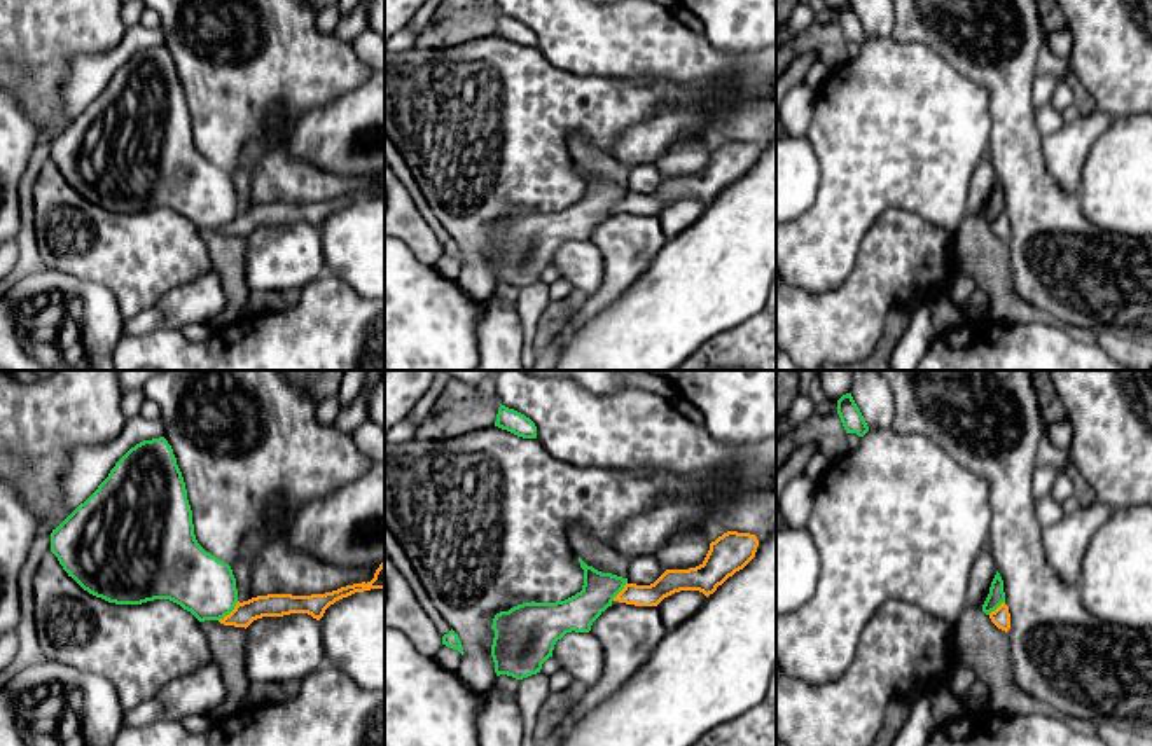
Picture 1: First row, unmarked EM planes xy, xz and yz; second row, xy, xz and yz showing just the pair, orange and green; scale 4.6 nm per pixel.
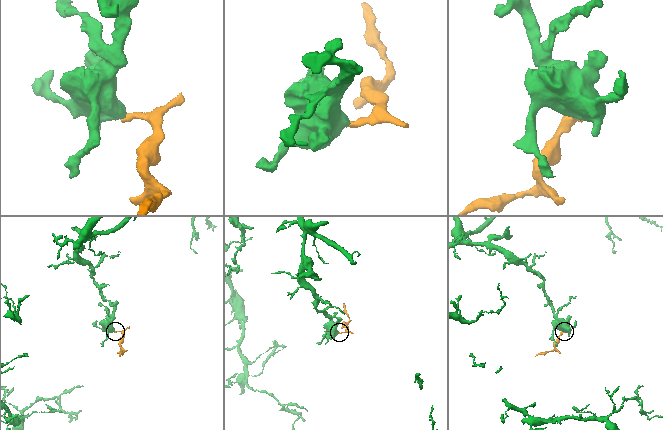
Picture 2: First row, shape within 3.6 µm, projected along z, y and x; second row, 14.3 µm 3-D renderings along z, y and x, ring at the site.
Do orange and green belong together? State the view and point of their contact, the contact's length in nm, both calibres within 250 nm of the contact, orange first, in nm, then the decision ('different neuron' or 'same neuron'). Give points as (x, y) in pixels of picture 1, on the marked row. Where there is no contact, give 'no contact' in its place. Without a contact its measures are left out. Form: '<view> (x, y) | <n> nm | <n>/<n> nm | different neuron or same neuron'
xy (231, 612) | 130 nm | 110/280 nm | different neuron

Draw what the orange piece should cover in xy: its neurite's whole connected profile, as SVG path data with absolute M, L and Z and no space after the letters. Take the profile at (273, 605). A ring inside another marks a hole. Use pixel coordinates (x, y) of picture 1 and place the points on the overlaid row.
M385 563L374 573L371 582L353 584L325 594L292 596L292 594L267 594L257 596L243 603L236 603L234 610L220 618L224 625L248 627L253 620L262 617L283 617L290 613L308 613L320 620L325 610L336 601L355 592L371 589L385 589Z

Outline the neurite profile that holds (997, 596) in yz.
M996 571L991 587L989 587L989 594L982 604L982 611L986 615L989 615L991 611L995 611L1002 603L1005 603L1005 592L1003 592L1003 580L1000 577L1000 573Z

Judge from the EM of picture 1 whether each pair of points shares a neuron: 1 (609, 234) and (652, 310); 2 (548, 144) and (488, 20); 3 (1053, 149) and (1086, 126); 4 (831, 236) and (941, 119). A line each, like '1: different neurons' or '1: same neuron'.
1: different neurons
2: different neurons
3: same neuron
4: same neuron

